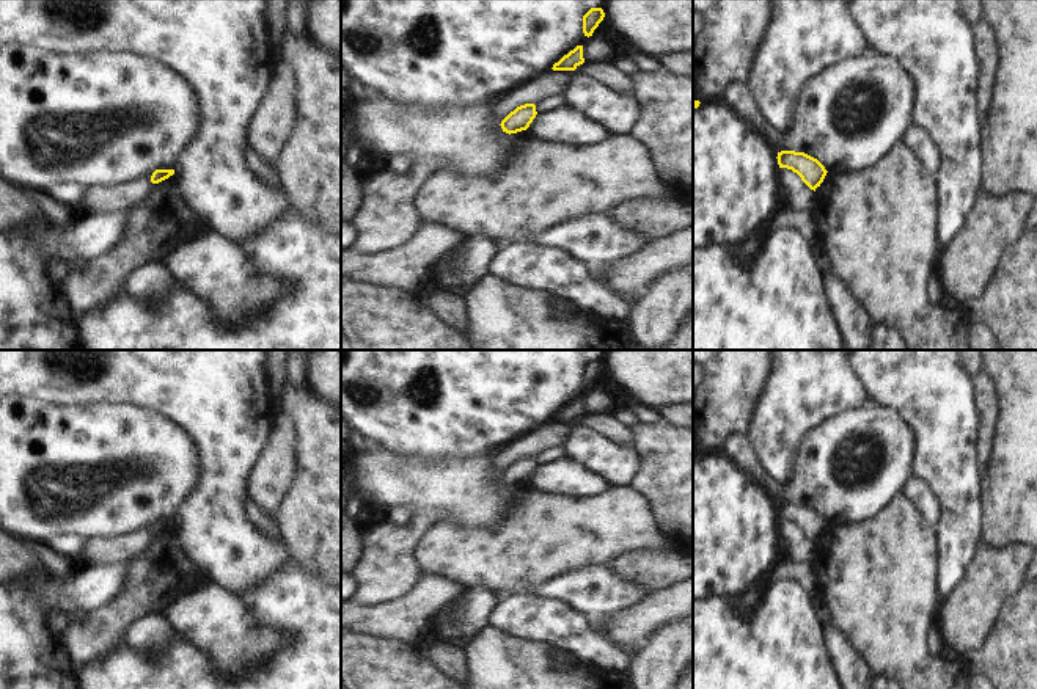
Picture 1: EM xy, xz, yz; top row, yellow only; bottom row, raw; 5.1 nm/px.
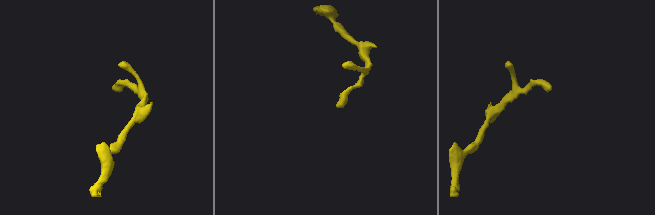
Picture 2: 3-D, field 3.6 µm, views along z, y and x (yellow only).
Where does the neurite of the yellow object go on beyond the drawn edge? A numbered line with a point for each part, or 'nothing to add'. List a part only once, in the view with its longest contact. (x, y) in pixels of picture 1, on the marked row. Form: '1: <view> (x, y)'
nothing to add

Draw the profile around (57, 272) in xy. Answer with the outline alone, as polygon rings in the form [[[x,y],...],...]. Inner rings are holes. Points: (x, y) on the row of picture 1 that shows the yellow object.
[[[52,259],[49,264],[47,279],[55,286],[60,287],[64,281],[66,275],[69,273],[68,264],[60,259]]]

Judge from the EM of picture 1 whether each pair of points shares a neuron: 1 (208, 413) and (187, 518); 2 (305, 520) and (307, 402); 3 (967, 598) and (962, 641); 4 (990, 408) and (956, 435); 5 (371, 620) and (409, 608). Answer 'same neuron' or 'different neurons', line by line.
1: same neuron
2: same neuron
3: same neuron
4: different neurons
5: same neuron

